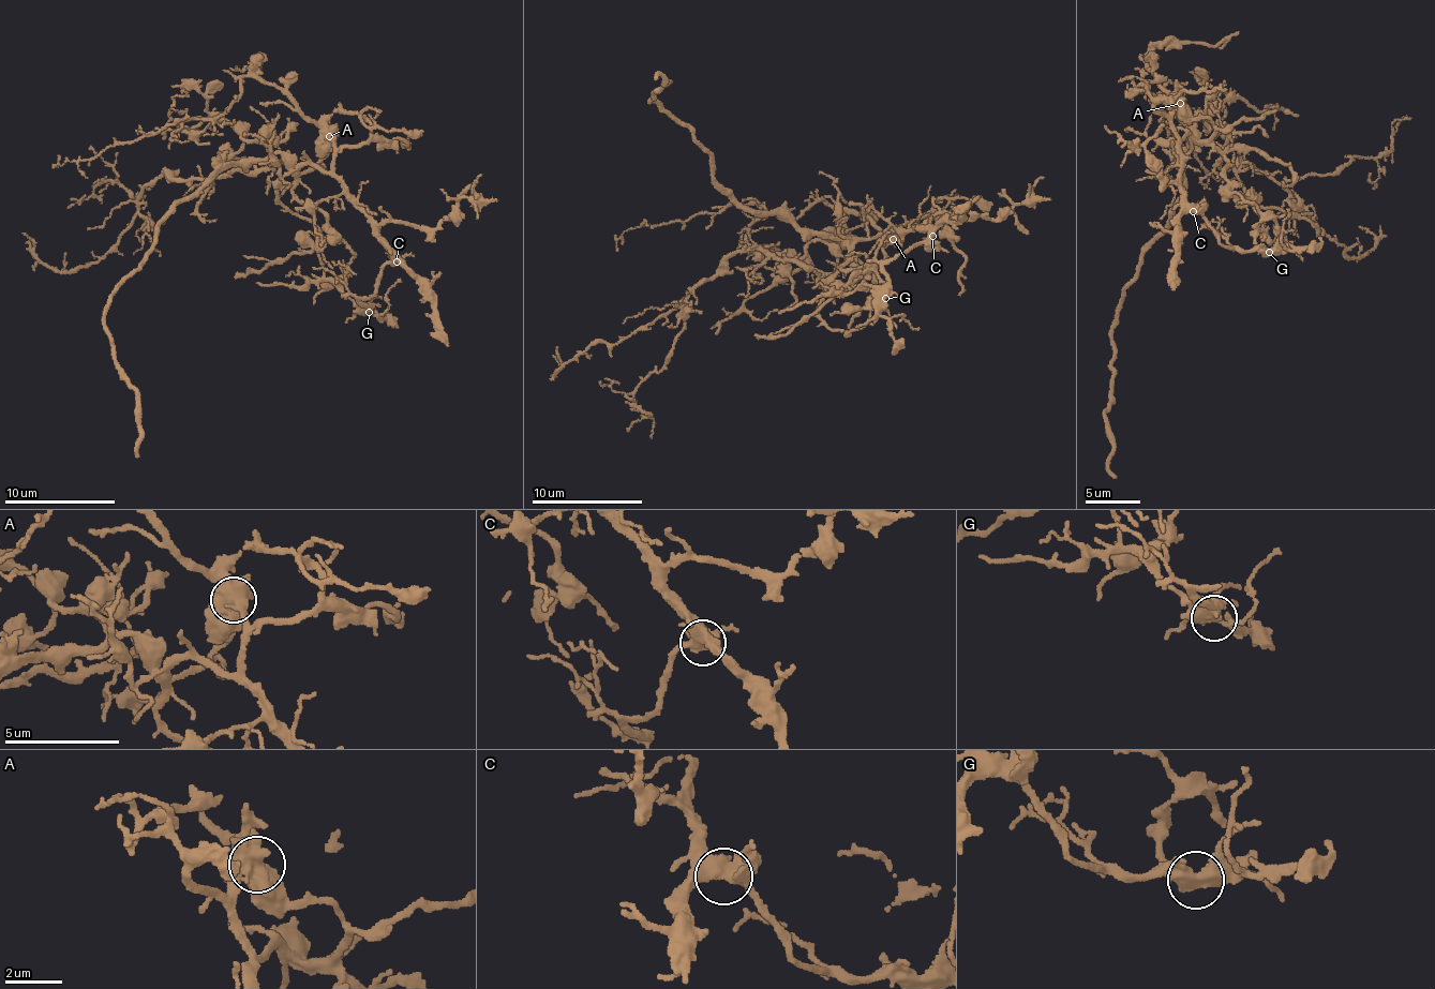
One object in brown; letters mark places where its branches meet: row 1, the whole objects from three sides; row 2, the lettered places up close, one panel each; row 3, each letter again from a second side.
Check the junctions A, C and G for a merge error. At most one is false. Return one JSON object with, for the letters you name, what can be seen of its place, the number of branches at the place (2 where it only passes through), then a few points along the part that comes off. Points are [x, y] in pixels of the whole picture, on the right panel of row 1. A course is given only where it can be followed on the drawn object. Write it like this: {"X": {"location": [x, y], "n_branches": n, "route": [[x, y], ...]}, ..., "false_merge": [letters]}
{"A": {"location": [1180, 103], "n_branches": 6, "route": [[1181, 104], [1214, 129], [1201, 140], [1191, 128], [1184, 189], [1112, 323], [1105, 415], [1117, 477]]}, "false_merge": ["A"]}

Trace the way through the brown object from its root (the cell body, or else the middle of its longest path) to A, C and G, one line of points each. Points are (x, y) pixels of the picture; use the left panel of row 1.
A: (287, 162), (301, 173), (319, 165), (328, 154), (323, 147), (329, 137)
C: (287, 162), (314, 163), (327, 169), (338, 180), (343, 193), (365, 215), (372, 235), (397, 261)
G: (287, 162), (295, 173), (297, 185), (293, 192), (313, 204), (327, 220), (318, 250), (323, 272), (369, 312)

